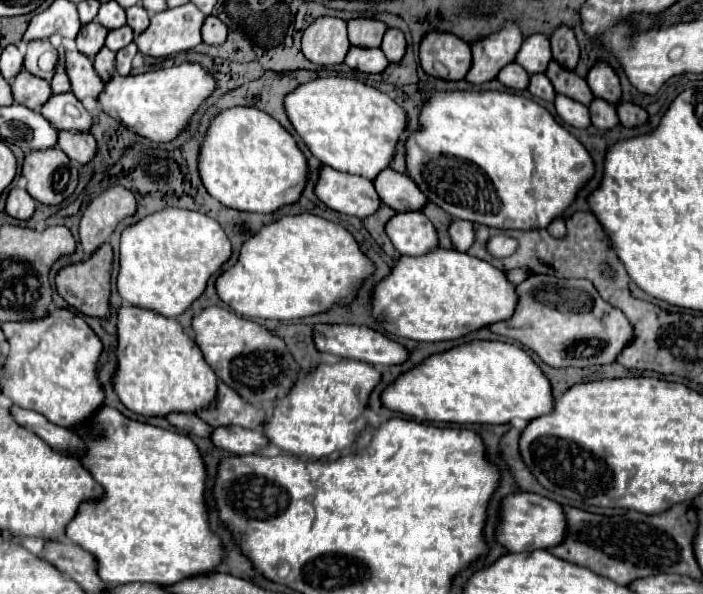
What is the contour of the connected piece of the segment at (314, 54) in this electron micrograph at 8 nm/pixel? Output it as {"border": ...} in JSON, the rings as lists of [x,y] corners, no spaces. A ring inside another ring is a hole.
{"border":[[[318,17],[316,21],[312,21],[302,35],[302,53],[306,55],[306,59],[310,59],[312,63],[318,65],[336,65],[342,63],[346,57],[346,49],[350,47],[348,35],[346,35],[346,21],[338,19],[338,17]]]}

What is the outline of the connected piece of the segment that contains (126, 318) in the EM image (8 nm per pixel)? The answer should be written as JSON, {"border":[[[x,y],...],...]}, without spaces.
{"border":[[[122,303],[116,309],[118,367],[112,375],[120,401],[138,415],[168,415],[170,411],[194,413],[198,407],[214,403],[216,375],[204,361],[198,345],[182,331],[176,319],[152,309]]]}

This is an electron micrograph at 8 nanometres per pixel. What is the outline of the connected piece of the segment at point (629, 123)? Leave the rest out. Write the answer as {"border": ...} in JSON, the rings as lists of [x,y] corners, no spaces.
{"border":[[[620,101],[616,105],[616,111],[618,111],[620,123],[624,127],[636,127],[636,125],[640,125],[640,123],[644,123],[648,119],[648,113],[642,107],[638,107],[634,103],[628,103],[628,101]]]}

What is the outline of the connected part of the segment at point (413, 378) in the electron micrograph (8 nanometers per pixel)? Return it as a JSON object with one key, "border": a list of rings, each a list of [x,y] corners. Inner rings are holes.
{"border":[[[470,341],[442,353],[426,357],[410,371],[398,375],[394,383],[380,393],[384,407],[414,417],[418,421],[436,423],[508,423],[514,417],[530,421],[552,411],[552,389],[540,367],[524,353],[524,349],[504,341]]]}

